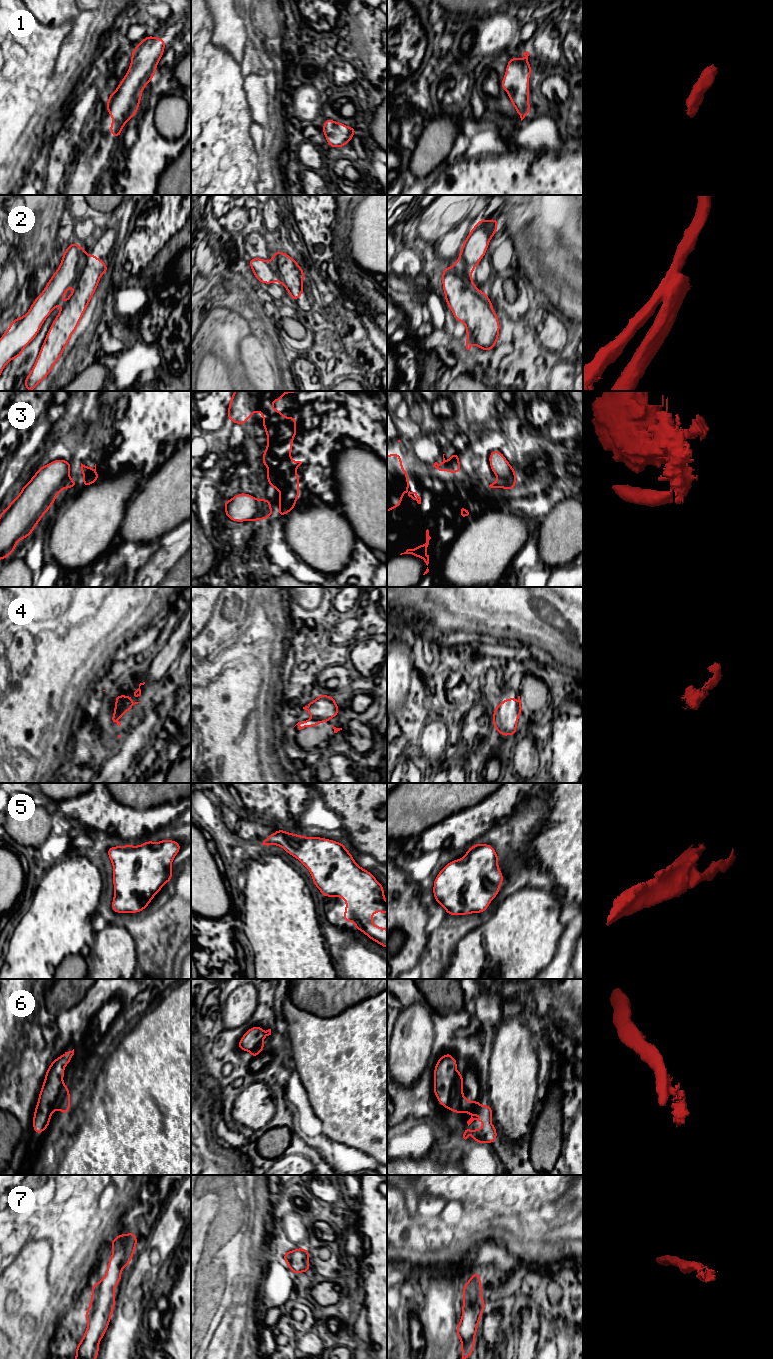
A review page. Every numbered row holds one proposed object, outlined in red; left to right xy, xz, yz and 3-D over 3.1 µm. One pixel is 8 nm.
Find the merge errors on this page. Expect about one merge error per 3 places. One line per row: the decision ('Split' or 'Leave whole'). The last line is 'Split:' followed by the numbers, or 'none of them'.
1: Leave whole
2: Split
3: Split
4: Split
5: Leave whole
6: Split
7: Leave whole
Split: 2, 3, 4, 6

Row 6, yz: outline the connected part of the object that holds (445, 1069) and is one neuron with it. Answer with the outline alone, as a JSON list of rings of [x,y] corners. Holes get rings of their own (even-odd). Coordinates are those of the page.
[[[445,1053],[439,1057],[434,1068],[434,1095],[437,1097],[439,1104],[447,1110],[451,1106],[451,1090],[455,1081],[457,1059],[452,1054]]]

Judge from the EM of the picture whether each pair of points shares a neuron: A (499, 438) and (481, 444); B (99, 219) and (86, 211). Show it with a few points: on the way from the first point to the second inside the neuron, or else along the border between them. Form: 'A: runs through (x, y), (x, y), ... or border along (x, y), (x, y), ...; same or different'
A: runs through (495, 442), (485, 444); same
B: runs through (96, 216), (89, 212); same

